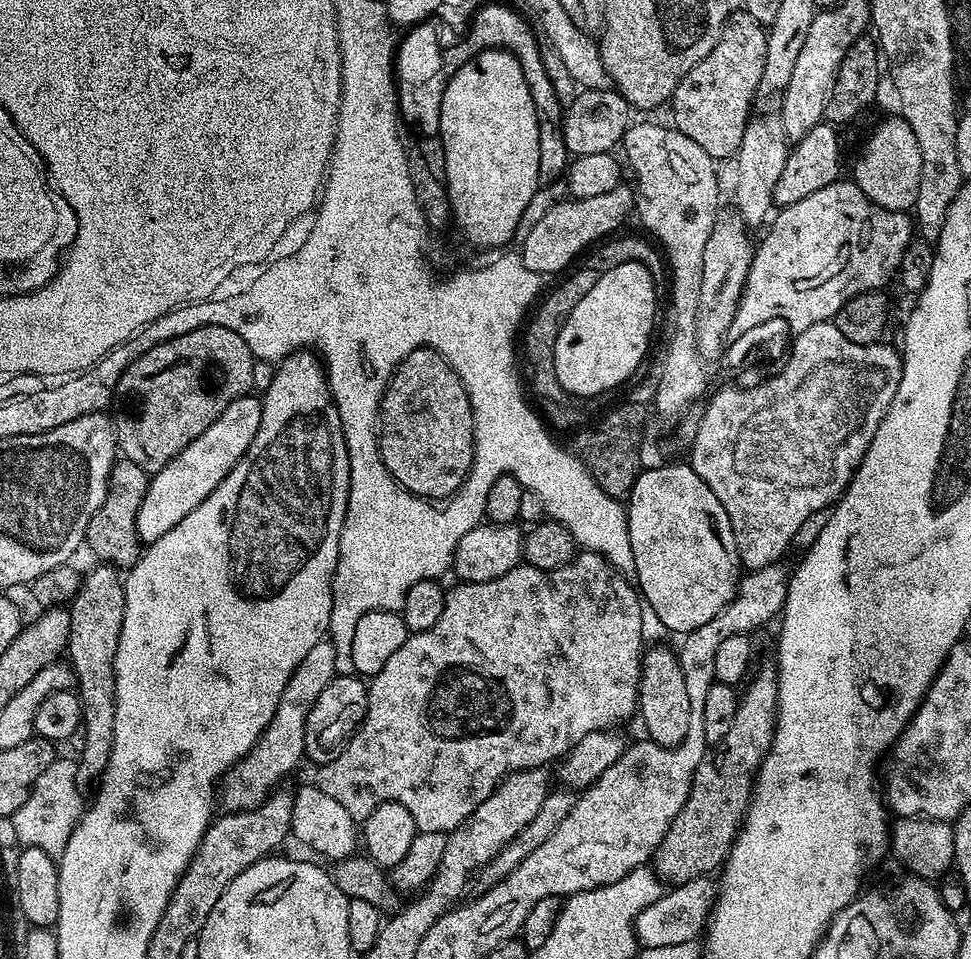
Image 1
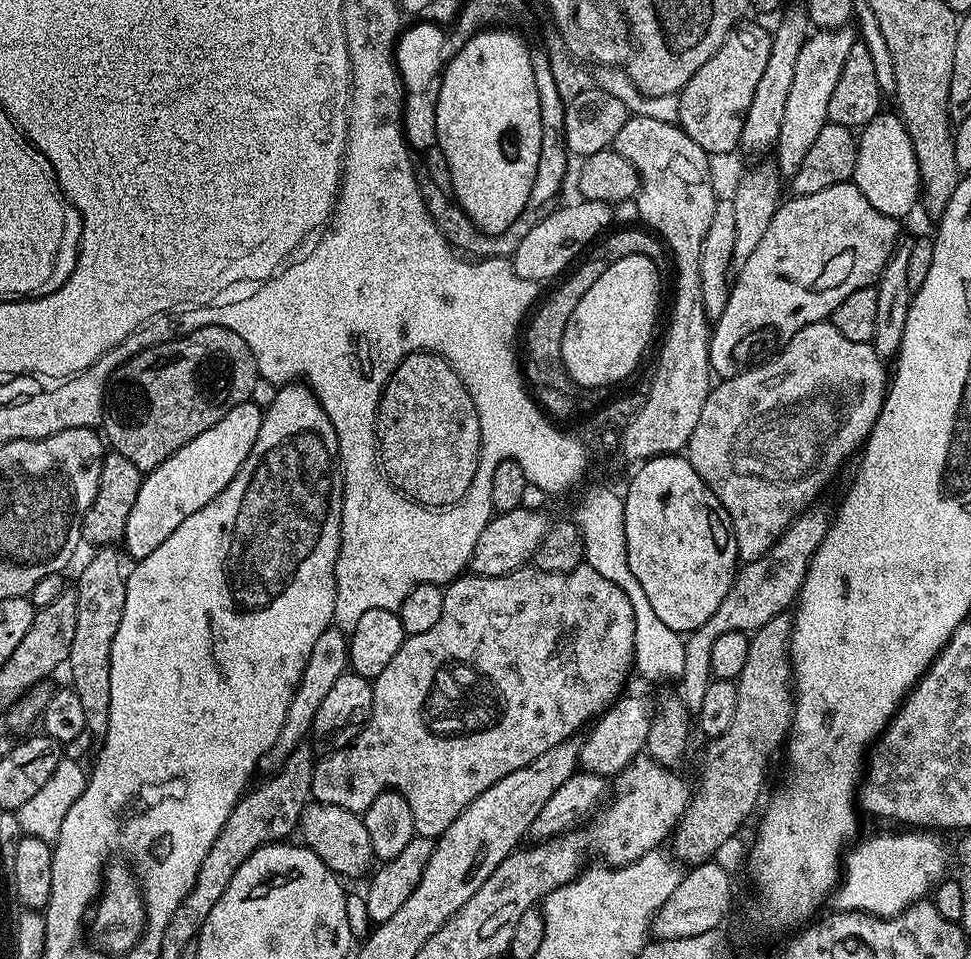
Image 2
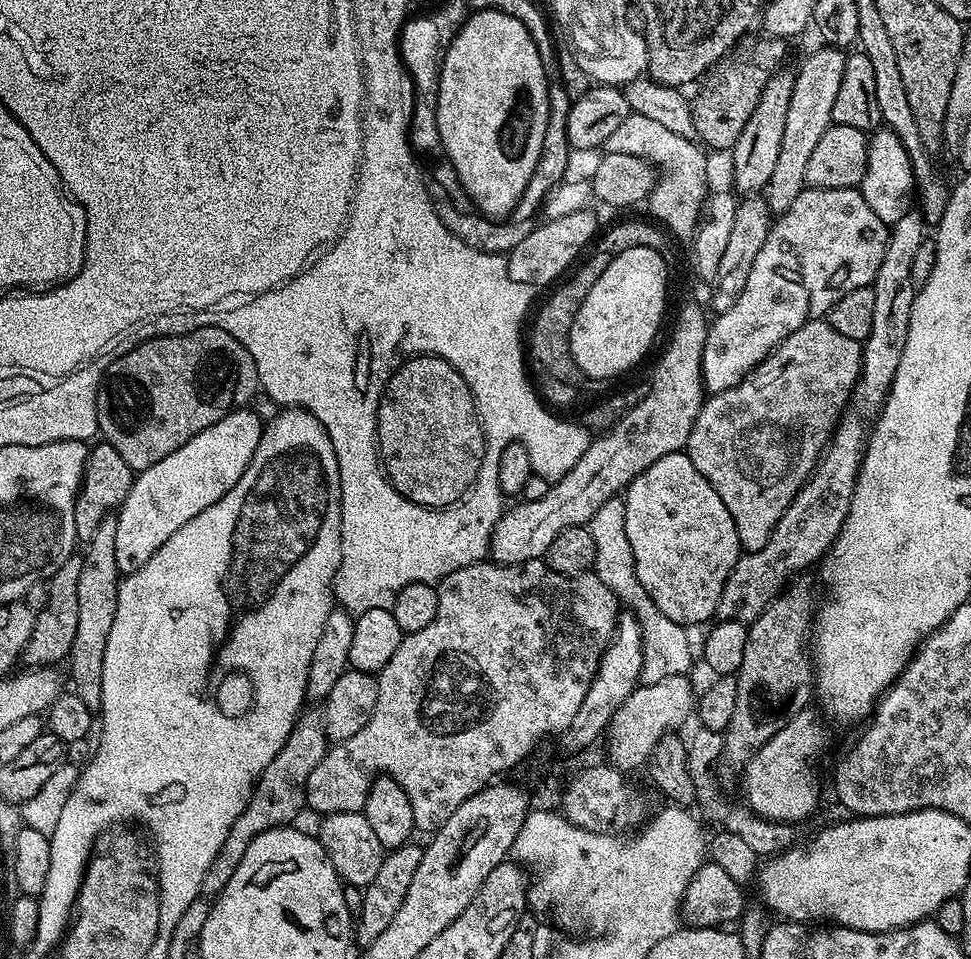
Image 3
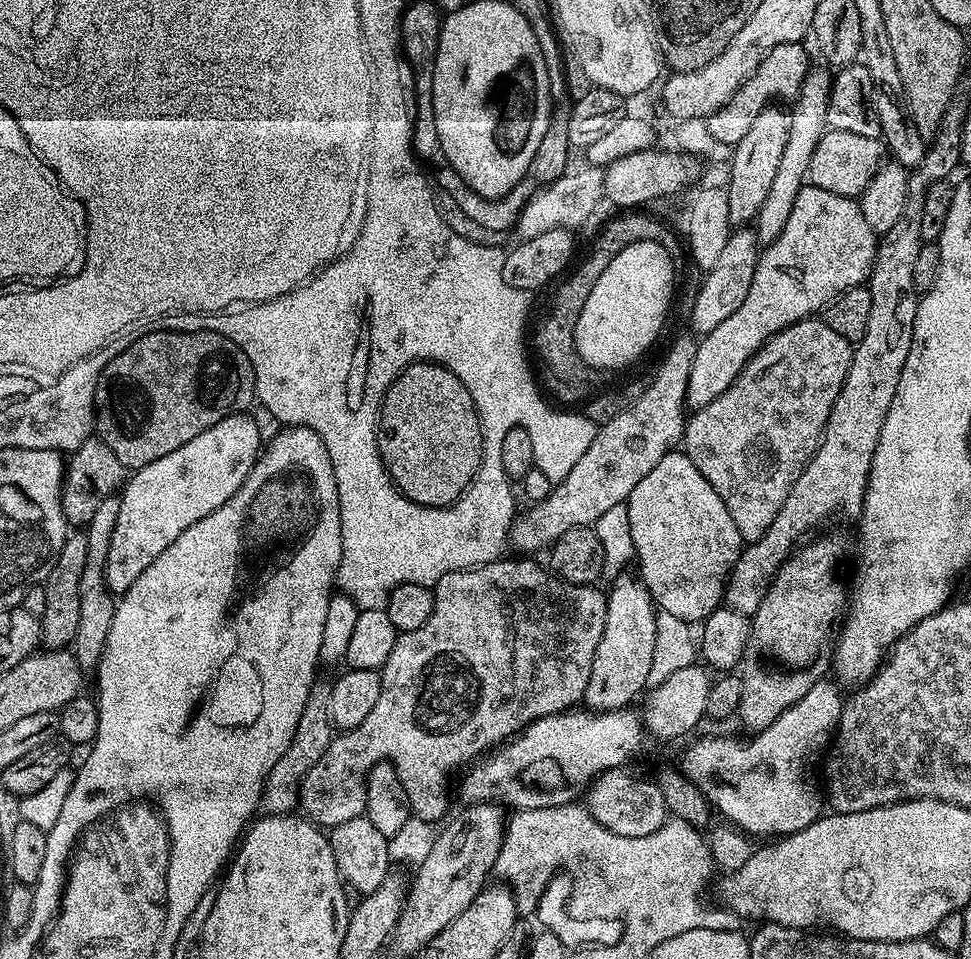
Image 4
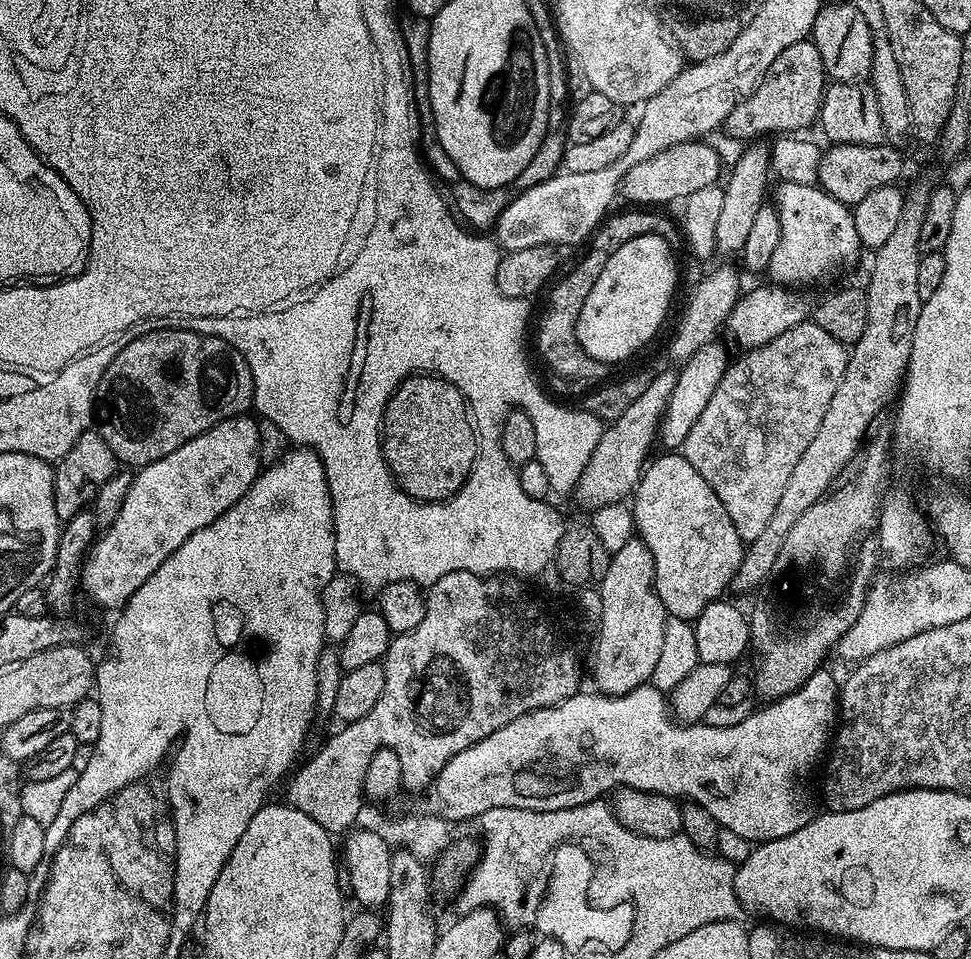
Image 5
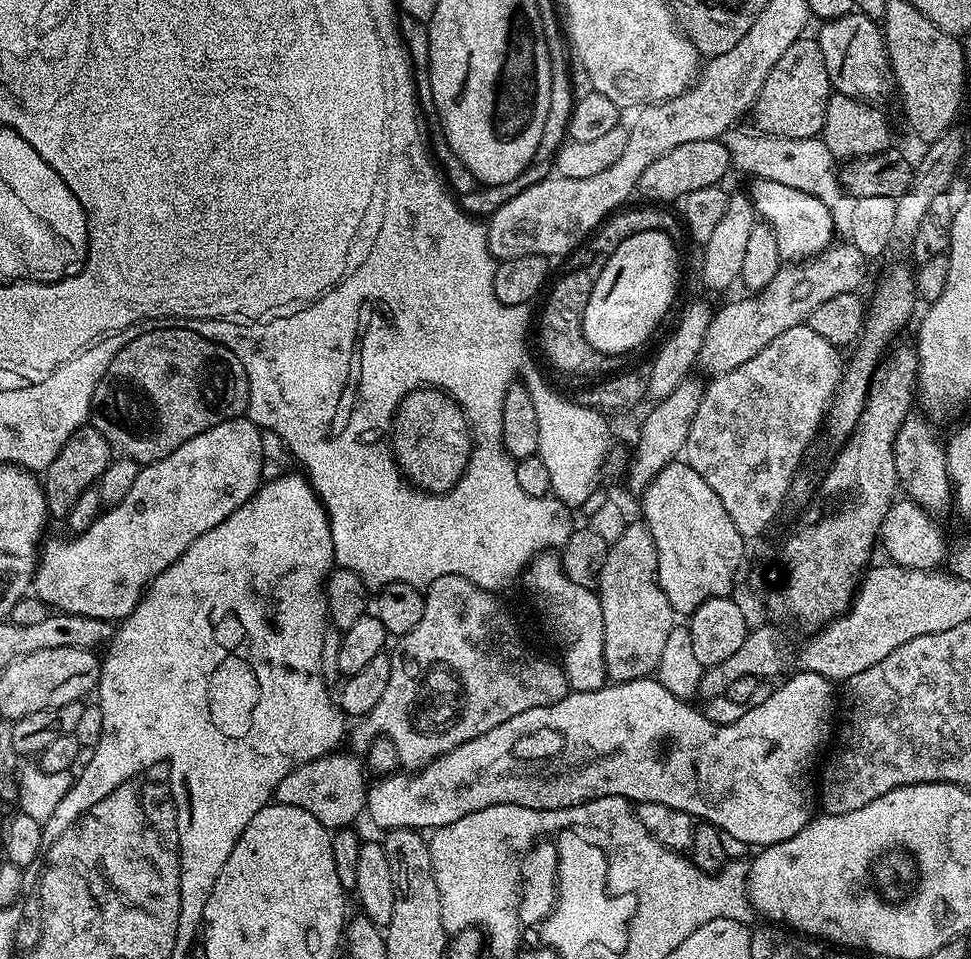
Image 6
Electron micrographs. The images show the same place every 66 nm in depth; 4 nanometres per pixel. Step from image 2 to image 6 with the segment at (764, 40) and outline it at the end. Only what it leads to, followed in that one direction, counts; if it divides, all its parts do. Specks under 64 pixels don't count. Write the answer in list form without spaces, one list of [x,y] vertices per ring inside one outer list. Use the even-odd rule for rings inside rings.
[[[805,34],[774,62],[774,70],[764,79],[762,90],[756,95],[756,102],[750,109],[750,117],[756,123],[755,131],[765,136],[782,138],[817,138],[824,131],[826,108],[834,89],[830,74],[826,74],[826,61],[822,59],[822,46],[811,35]]]

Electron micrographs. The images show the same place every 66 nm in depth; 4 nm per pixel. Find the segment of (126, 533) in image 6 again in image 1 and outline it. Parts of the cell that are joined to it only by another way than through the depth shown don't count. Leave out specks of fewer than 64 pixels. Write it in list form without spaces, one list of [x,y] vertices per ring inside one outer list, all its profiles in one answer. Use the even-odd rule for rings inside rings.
[[[256,394],[234,398],[234,402],[218,414],[218,422],[210,422],[210,426],[206,426],[206,430],[202,430],[186,450],[182,450],[182,454],[149,479],[146,498],[142,498],[136,519],[136,529],[145,545],[162,538],[166,530],[174,530],[174,526],[178,526],[178,522],[198,506],[198,502],[206,502],[206,498],[214,494],[218,482],[222,482],[222,478],[234,470],[242,454],[250,450],[250,442],[254,442],[254,434],[258,434],[258,426],[262,422],[263,405],[263,399]]]

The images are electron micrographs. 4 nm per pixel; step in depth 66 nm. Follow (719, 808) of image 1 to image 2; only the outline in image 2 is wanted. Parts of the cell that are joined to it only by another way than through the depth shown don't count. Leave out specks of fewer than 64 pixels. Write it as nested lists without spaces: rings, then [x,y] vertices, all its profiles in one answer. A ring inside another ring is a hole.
[[[785,614],[770,618],[766,626],[751,633],[750,651],[746,653],[746,666],[736,681],[738,706],[734,709],[734,718],[726,734],[715,737],[704,756],[704,773],[700,776],[700,786],[693,791],[681,820],[672,834],[674,840],[673,855],[686,864],[695,866],[707,863],[727,838],[737,835],[740,826],[753,812],[760,792],[764,788],[764,767],[768,759],[776,752],[776,747],[787,741],[792,726],[792,709],[794,707],[794,681],[792,678],[792,658],[788,651],[792,641],[793,617]]]

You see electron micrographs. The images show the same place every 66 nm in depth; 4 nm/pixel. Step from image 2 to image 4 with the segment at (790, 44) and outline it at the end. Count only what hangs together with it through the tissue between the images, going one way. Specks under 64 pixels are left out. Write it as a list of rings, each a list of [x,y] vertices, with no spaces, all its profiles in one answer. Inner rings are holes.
[[[769,106],[754,118],[750,131],[742,138],[742,142],[734,145],[732,159],[727,165],[728,184],[726,183],[726,207],[730,212],[729,225],[748,226],[755,221],[758,210],[762,210],[762,202],[766,202],[766,194],[774,183],[778,165],[782,159],[782,150],[786,150],[786,134],[790,134],[790,115],[780,106]]]

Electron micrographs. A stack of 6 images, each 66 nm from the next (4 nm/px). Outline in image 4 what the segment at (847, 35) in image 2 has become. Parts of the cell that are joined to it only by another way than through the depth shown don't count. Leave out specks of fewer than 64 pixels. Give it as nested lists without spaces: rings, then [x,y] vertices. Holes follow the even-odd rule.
[[[809,67],[800,92],[791,105],[793,108],[790,108],[790,134],[786,134],[786,150],[782,150],[782,159],[774,183],[770,186],[766,194],[766,202],[762,202],[762,210],[758,210],[754,221],[756,239],[764,246],[774,243],[778,234],[782,234],[786,226],[786,218],[790,218],[790,210],[794,208],[794,198],[798,196],[798,190],[805,187],[814,146],[818,146],[818,142],[828,128],[826,110],[830,102],[833,73],[827,67],[819,67]]]

